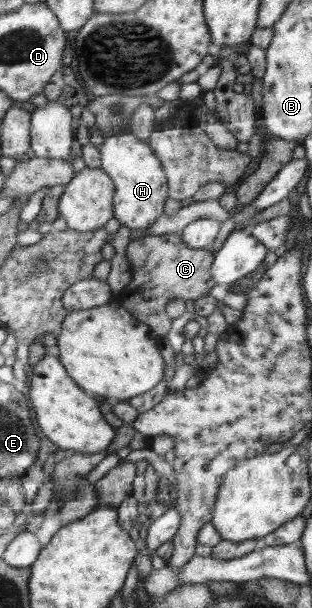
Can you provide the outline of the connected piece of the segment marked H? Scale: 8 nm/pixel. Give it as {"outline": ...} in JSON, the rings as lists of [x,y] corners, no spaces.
{"outline":[[[130,133],[112,135],[104,138],[100,151],[100,168],[116,182],[116,217],[119,224],[130,231],[144,231],[156,224],[157,217],[164,214],[168,199],[168,177],[161,165],[160,158],[148,141],[141,140]]]}

